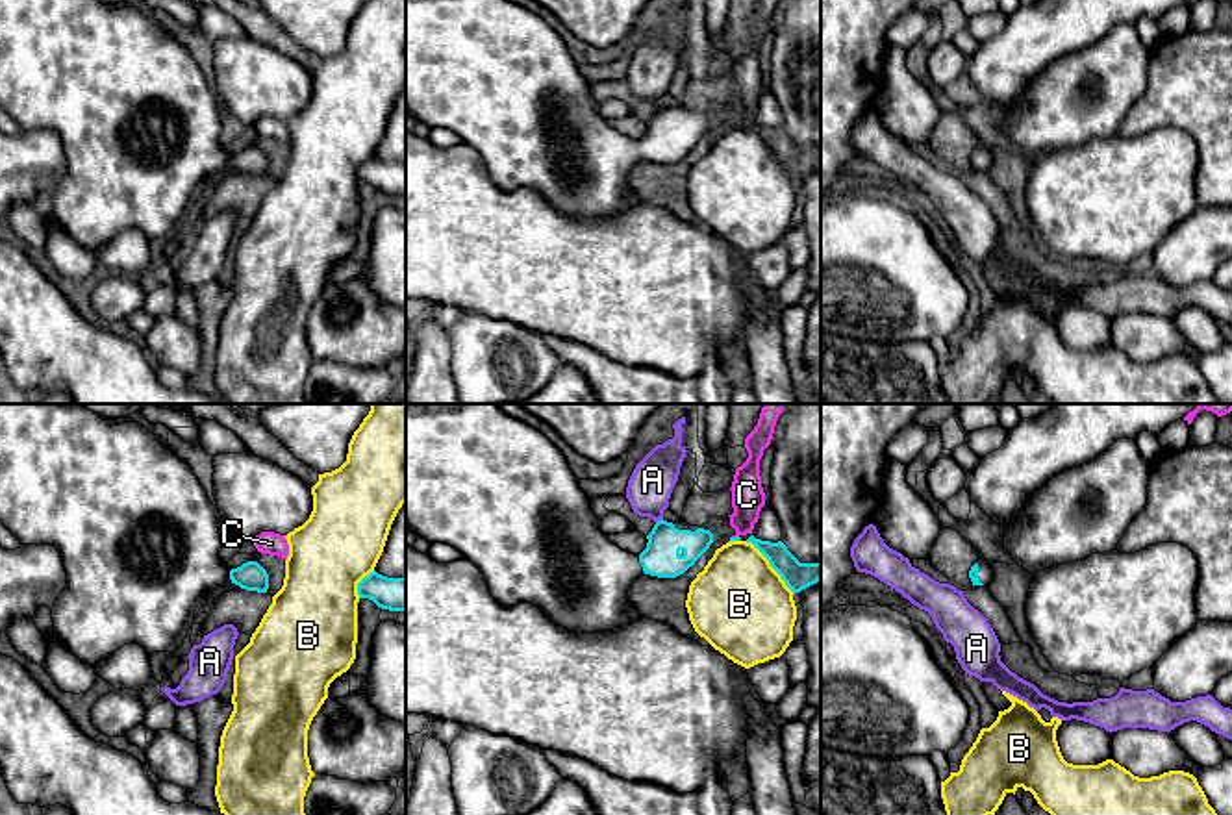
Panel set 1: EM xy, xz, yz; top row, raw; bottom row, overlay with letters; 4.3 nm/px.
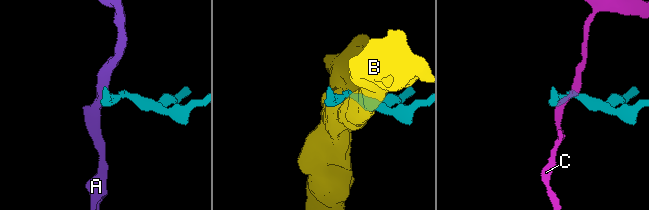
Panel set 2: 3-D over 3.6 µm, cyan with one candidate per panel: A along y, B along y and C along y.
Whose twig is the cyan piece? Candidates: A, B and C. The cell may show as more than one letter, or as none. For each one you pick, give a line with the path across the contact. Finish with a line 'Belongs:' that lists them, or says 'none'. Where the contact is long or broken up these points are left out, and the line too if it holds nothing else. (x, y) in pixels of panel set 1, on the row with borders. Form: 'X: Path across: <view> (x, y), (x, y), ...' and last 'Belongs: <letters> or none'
Belongs: none

